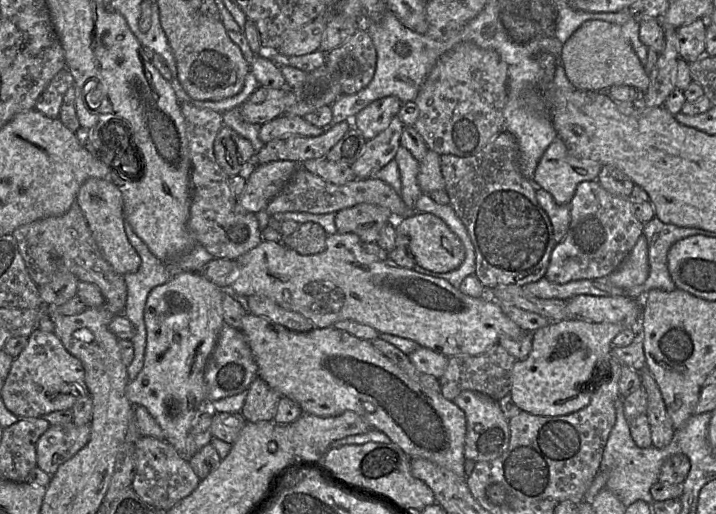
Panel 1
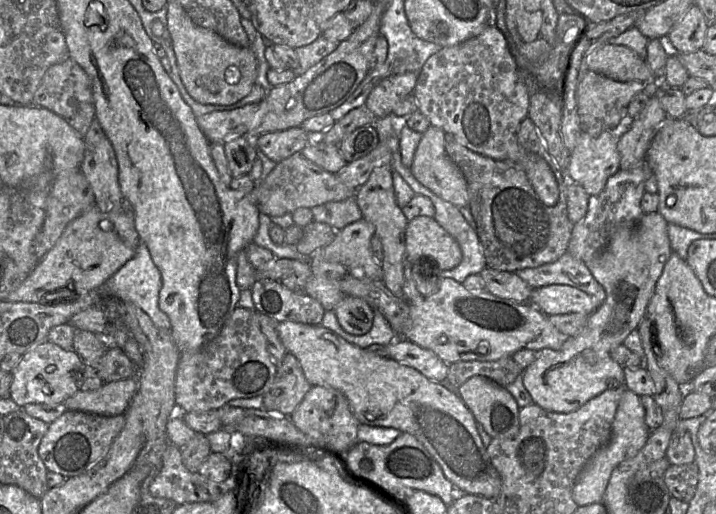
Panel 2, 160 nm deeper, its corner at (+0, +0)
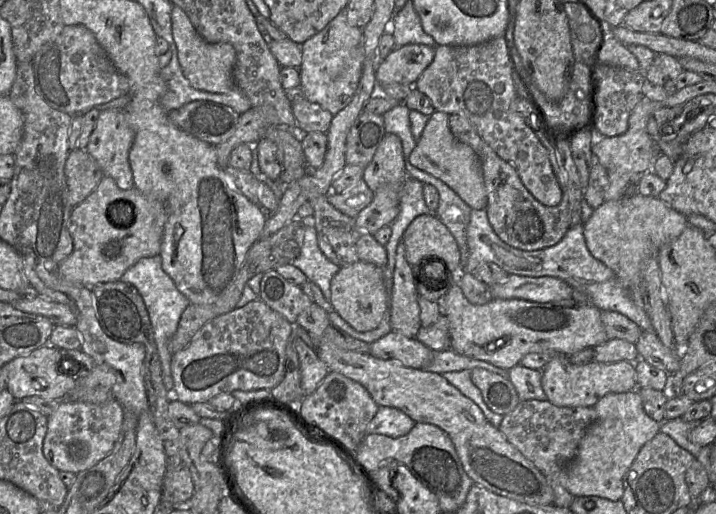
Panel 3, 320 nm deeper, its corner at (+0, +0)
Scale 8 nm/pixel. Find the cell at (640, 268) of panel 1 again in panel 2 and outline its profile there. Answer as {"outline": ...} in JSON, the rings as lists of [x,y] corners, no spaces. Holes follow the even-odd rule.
{"outline":[[[658,211],[643,214],[634,228],[619,228],[597,256],[584,262],[604,287],[606,298],[577,335],[567,337],[559,350],[540,350],[536,360],[523,370],[523,385],[534,404],[547,411],[569,413],[613,384],[624,385],[624,367],[612,359],[610,352],[646,316],[657,280],[673,252],[667,229],[668,222]]]}

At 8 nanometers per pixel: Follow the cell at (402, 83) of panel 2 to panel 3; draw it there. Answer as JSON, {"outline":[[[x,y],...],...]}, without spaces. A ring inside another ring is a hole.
{"outline":[[[406,44],[395,47],[384,60],[379,62],[376,71],[378,92],[382,85],[392,83],[414,86],[419,76],[433,61],[434,55],[435,49],[423,44]]]}

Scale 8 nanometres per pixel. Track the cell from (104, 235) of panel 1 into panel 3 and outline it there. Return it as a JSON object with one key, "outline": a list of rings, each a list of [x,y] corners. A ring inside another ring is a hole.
{"outline":[[[108,108],[100,111],[86,147],[103,174],[113,178],[123,190],[134,187],[128,161],[133,141],[134,131],[128,125],[123,110]]]}

